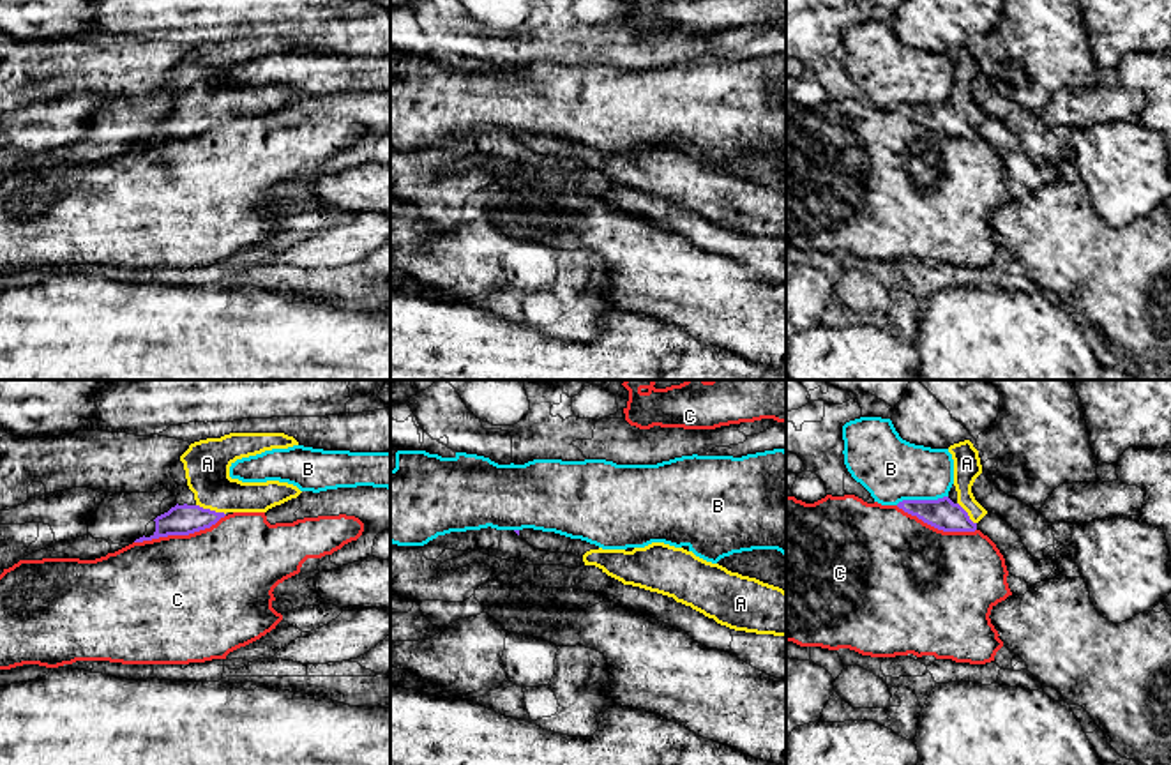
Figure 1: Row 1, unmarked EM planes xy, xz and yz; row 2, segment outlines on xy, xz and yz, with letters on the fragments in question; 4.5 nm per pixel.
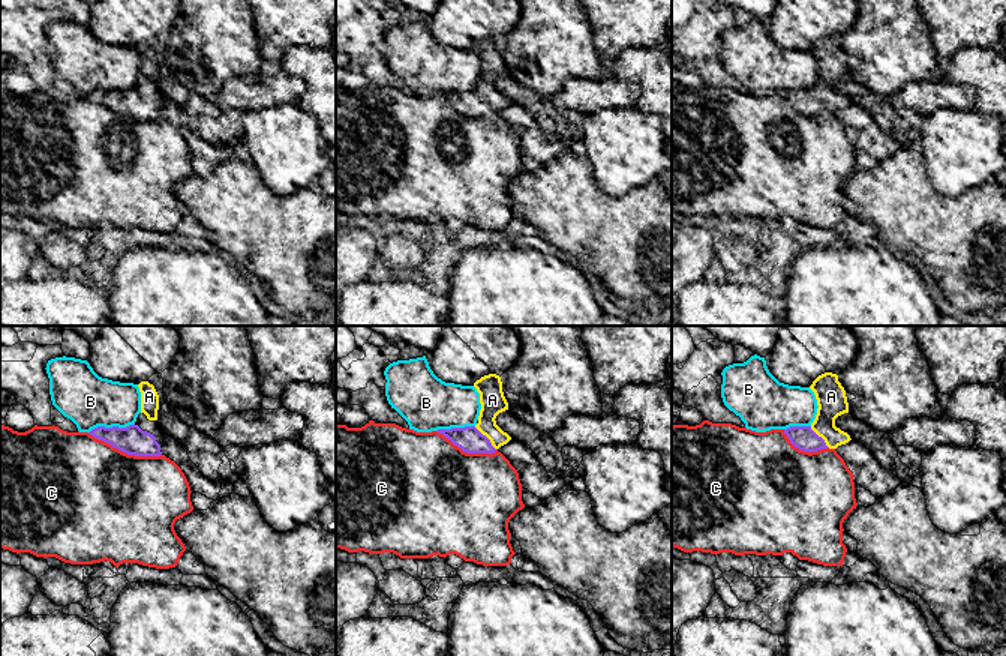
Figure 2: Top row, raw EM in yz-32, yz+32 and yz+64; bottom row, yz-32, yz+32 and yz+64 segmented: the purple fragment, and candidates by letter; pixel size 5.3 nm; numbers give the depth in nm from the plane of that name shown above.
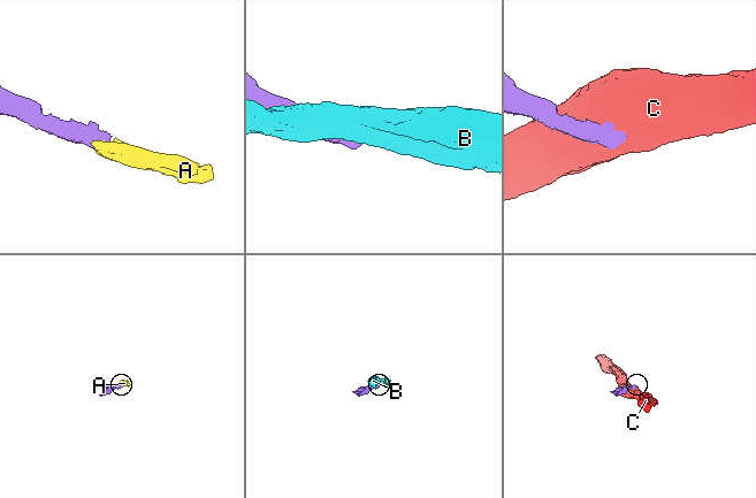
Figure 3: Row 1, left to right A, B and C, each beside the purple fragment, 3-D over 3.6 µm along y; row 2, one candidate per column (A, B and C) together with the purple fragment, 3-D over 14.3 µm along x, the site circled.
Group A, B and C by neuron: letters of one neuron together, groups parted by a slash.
A / B / C

